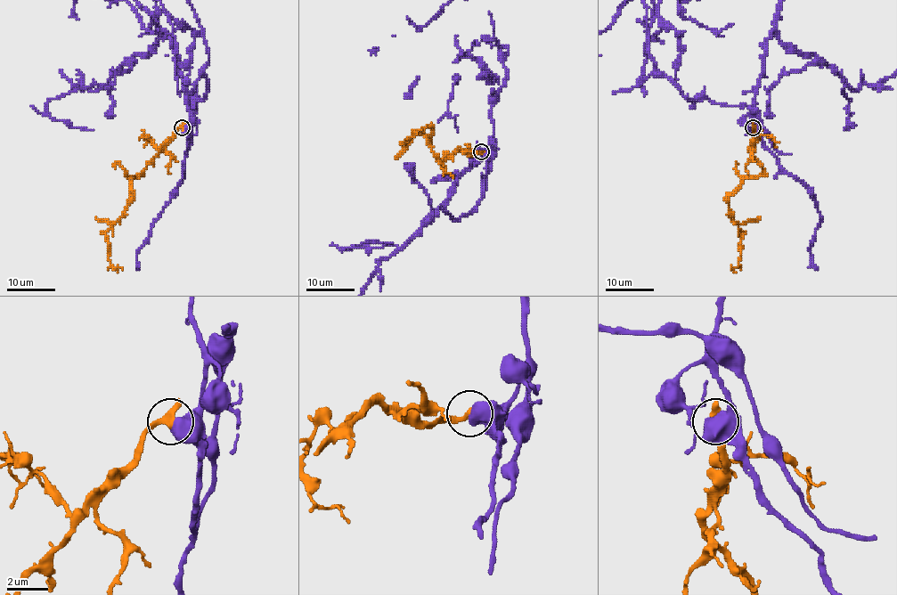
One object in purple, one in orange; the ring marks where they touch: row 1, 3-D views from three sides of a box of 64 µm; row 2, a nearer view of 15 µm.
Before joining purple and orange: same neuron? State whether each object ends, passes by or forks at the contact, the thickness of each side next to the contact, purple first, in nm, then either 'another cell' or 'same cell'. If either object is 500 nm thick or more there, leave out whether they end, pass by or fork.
700 nm thick on the purple side, 400 nm on the other; another cell

